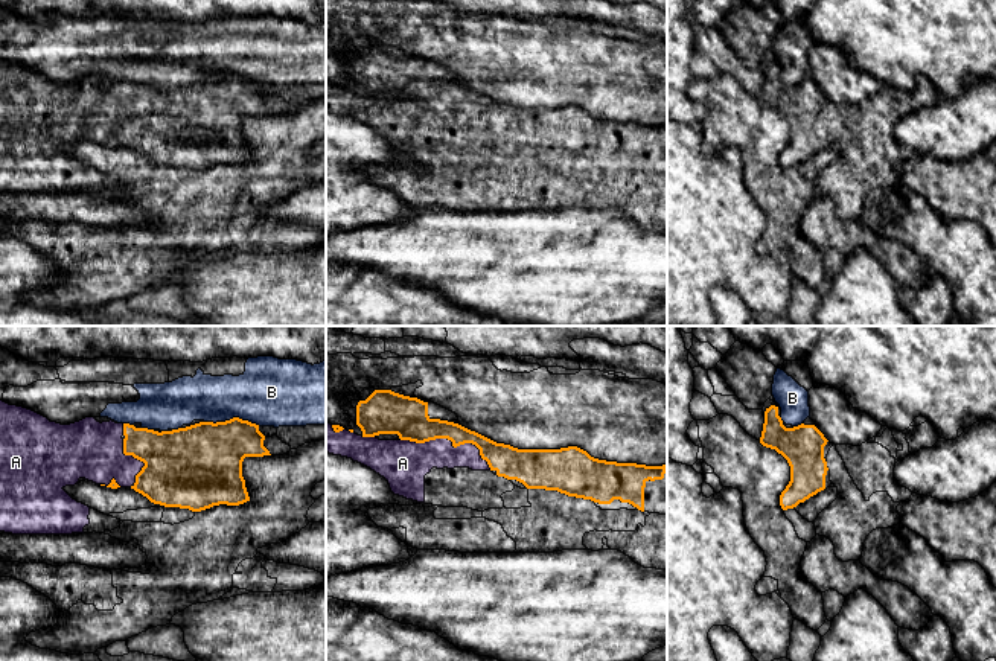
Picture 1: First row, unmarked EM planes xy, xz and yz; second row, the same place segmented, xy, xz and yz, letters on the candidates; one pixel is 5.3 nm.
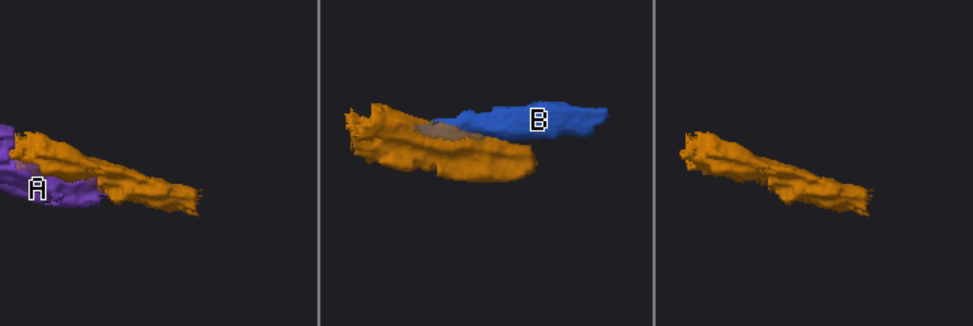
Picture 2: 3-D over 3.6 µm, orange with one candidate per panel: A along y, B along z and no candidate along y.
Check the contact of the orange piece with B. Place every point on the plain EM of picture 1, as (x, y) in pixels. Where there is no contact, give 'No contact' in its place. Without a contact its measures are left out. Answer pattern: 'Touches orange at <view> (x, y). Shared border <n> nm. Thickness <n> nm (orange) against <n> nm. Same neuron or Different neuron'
Touches orange at xy (232, 78). Shared border 300 nm. Thickness 380 nm (orange) against 360 nm. Different neuron

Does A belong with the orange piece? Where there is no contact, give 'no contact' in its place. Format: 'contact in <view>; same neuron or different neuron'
contact in xz; same neuron

